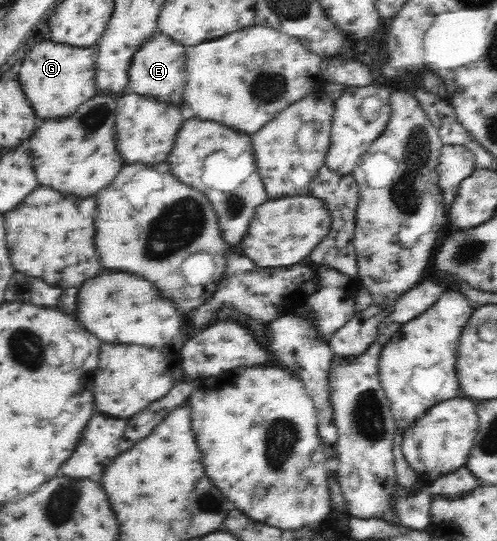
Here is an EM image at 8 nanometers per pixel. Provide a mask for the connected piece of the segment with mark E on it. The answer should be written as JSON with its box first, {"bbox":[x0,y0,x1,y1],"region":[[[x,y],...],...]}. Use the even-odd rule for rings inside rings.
{"bbox":[126,32,187,105],"region":[[[153,32],[151,37],[135,52],[128,71],[126,90],[159,98],[163,102],[179,105],[187,82],[185,71],[186,47],[182,42],[171,39],[168,34]]]}

